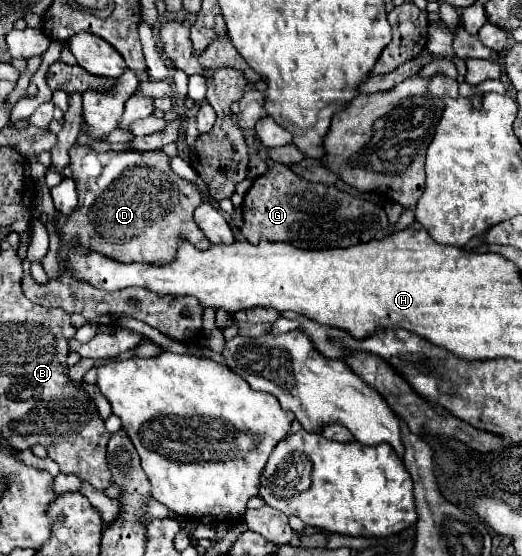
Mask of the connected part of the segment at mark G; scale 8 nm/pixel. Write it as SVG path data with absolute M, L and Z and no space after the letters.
M268 160L266 174L258 176L252 188L244 196L242 204L242 234L248 242L258 244L262 238L272 242L290 242L296 248L322 250L322 248L344 248L360 242L368 242L378 230L386 228L386 214L380 206L340 192L334 184L320 184L304 180L294 174L290 166Z

